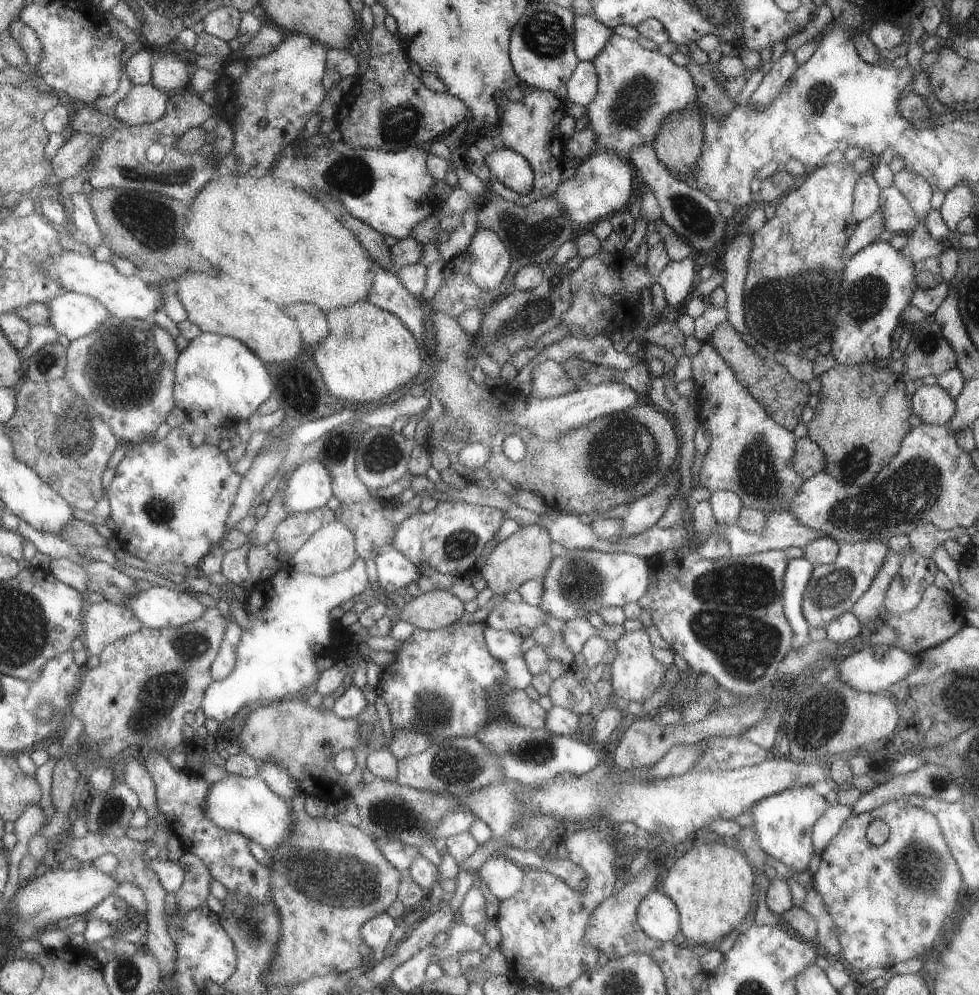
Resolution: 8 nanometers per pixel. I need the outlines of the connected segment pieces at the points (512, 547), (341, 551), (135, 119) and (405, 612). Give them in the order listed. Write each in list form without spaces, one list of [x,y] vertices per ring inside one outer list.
[[[543,525],[520,526],[517,532],[506,537],[503,542],[491,549],[480,570],[480,578],[493,594],[517,591],[526,581],[543,577],[555,556],[554,545]]]
[[[339,519],[319,528],[292,556],[293,568],[325,577],[348,570],[358,560],[356,536]]]
[[[152,83],[134,85],[129,95],[115,106],[113,115],[127,125],[143,125],[160,120],[167,112],[170,94]]]
[[[436,589],[423,593],[397,613],[402,621],[417,629],[437,631],[459,623],[465,615],[465,602],[451,592]]]

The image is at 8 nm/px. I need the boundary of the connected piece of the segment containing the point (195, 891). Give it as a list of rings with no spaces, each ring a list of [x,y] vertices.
[[[183,852],[178,862],[185,869],[185,883],[176,893],[177,912],[189,914],[205,905],[209,896],[209,886],[214,879],[207,869],[207,864],[194,853]]]

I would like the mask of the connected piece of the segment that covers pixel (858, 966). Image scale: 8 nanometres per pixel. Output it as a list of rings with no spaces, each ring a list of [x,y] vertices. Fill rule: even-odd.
[[[902,798],[885,802],[868,812],[851,814],[820,855],[817,872],[811,875],[811,884],[835,924],[841,958],[847,962],[849,971],[856,979],[860,979],[867,968],[888,969],[907,958],[921,956],[933,946],[933,942],[939,938],[943,918],[953,912],[959,898],[961,876],[935,818],[921,808],[910,806]],[[877,819],[887,828],[887,840],[873,846],[867,842],[865,831]]]

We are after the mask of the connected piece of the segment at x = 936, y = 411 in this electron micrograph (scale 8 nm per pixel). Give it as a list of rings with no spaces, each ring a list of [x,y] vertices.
[[[922,385],[911,390],[910,408],[921,423],[929,425],[945,425],[954,414],[954,400],[938,385]]]

